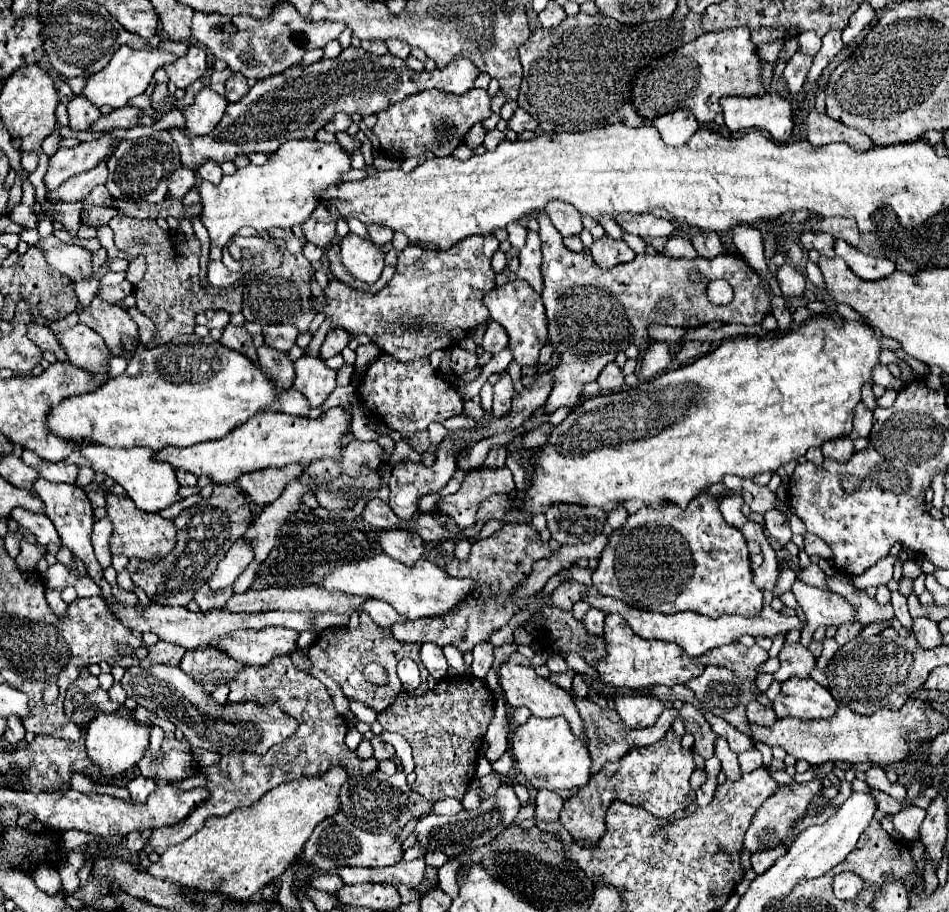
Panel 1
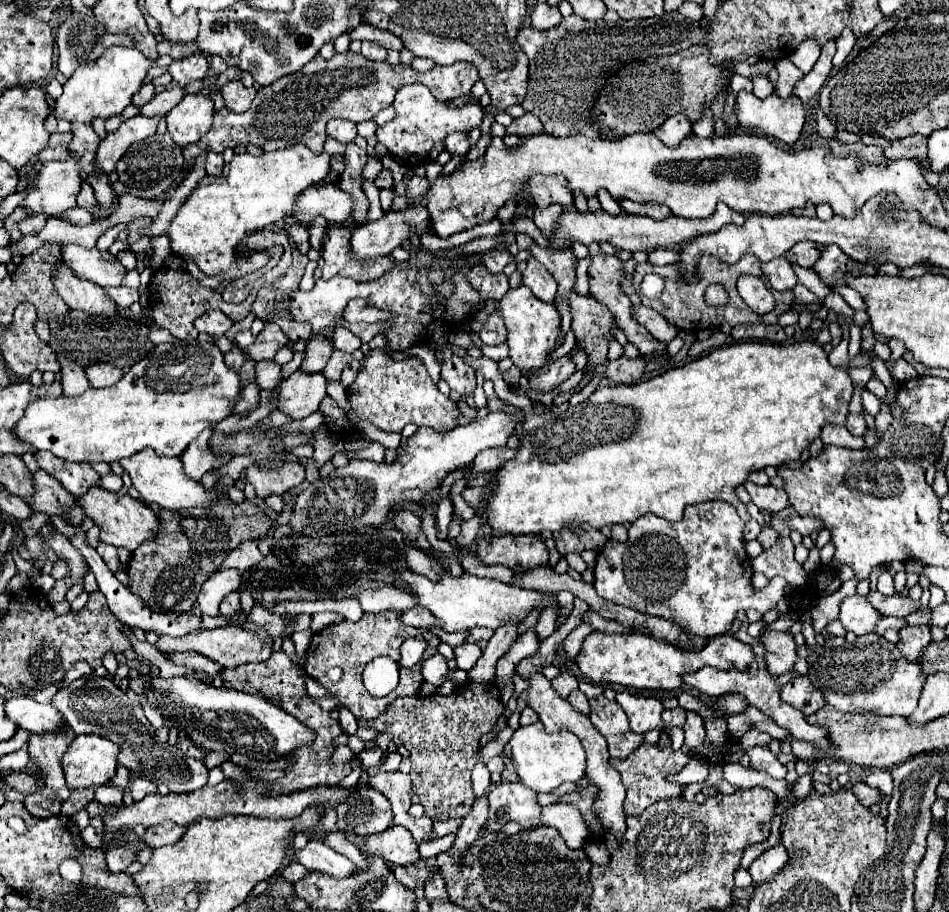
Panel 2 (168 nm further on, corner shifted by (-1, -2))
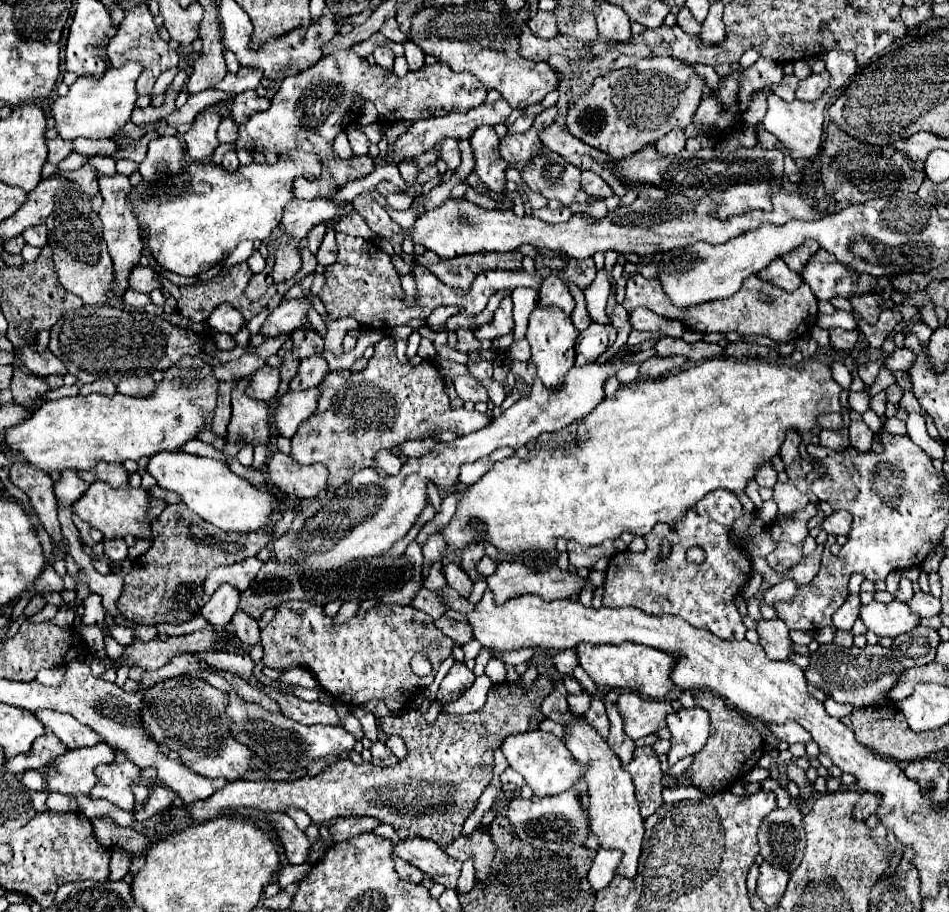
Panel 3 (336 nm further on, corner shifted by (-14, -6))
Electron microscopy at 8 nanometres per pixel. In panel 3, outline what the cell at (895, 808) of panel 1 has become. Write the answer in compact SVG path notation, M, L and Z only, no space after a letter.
M869 791L861 793L859 807L855 807L855 815L859 815L859 819L867 819L871 813L875 813L875 811L877 811L879 801L881 801L881 797L879 797L879 795L871 795Z

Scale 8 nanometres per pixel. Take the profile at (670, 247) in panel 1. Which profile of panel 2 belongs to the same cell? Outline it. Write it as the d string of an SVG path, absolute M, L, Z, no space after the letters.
M654 249L648 253L648 263L650 265L670 265L678 261L678 251L676 249Z

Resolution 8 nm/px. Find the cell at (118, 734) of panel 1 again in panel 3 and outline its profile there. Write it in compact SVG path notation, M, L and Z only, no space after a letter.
M97 743L93 747L71 749L55 759L53 769L45 769L47 791L59 791L65 795L89 795L97 783L95 767L101 763L113 763L115 751L107 743Z

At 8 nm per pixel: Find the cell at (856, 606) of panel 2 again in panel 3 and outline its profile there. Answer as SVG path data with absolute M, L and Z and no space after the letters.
M871 601L869 605L861 607L859 617L863 619L865 627L877 637L897 637L911 631L919 623L919 617L915 617L915 613L911 613L909 607L899 601Z

